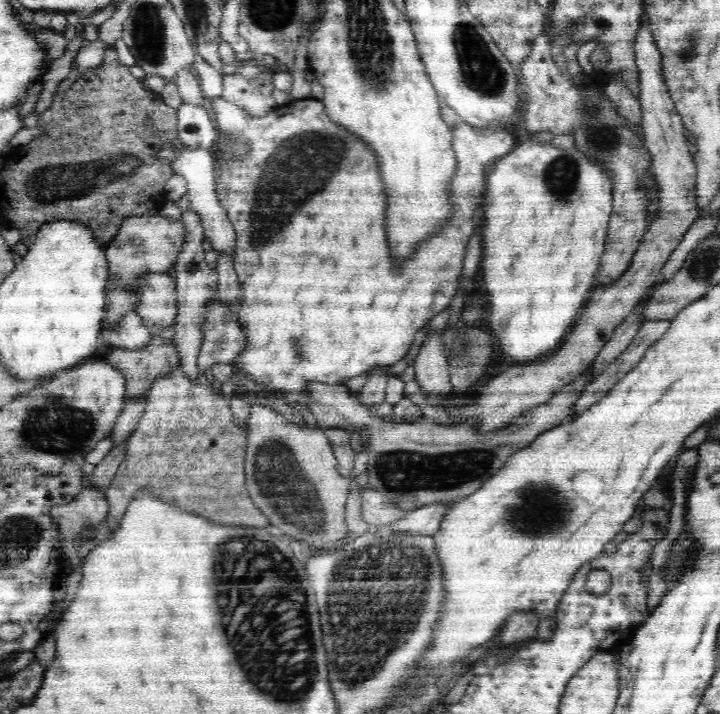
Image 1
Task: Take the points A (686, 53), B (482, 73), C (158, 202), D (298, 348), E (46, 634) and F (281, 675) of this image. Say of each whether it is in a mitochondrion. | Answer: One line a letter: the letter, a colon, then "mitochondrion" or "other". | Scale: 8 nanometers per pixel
A: mitochondrion
B: mitochondrion
C: other
D: mitochondrion
E: other
F: mitochondrion

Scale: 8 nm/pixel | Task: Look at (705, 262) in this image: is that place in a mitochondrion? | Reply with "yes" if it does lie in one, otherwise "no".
yes

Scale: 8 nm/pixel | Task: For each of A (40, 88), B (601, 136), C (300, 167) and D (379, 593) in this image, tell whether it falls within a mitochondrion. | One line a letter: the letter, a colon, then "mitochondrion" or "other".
A: other
B: mitochondrion
C: mitochondrion
D: mitochondrion

